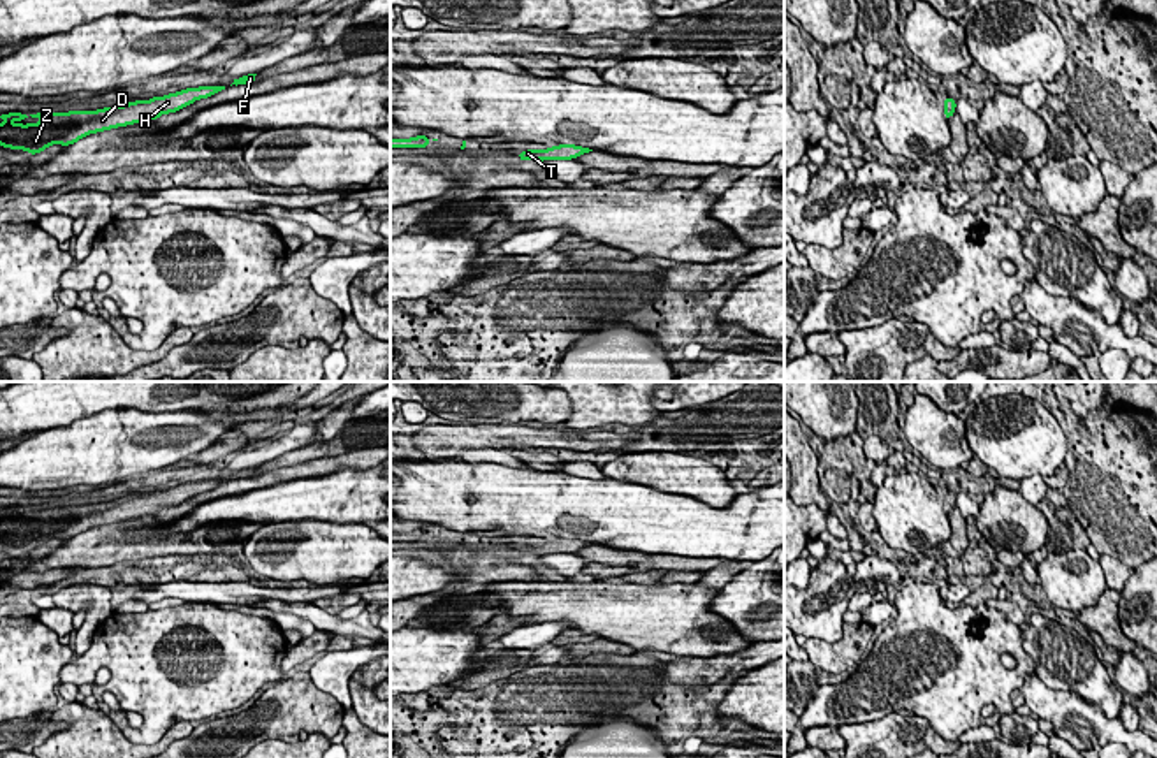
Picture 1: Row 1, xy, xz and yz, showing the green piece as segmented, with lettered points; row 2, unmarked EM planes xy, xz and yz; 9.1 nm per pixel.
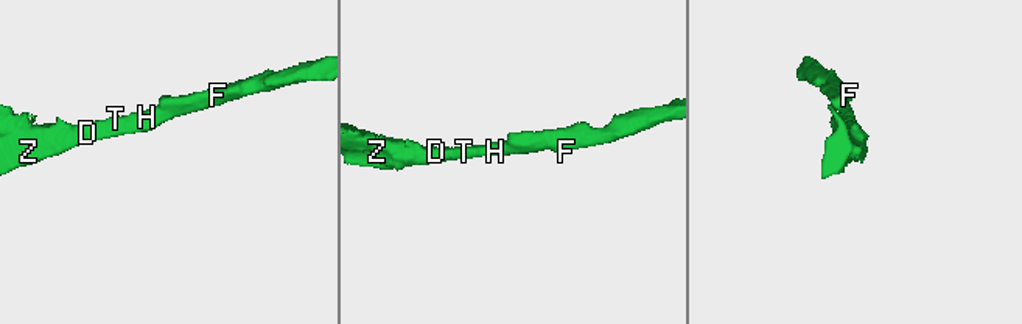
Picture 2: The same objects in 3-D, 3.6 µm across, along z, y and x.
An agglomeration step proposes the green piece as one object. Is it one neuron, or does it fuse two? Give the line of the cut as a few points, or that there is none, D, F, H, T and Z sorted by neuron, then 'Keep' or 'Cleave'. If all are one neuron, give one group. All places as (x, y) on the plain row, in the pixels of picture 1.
No split. Groups: D F H T Z. Keep

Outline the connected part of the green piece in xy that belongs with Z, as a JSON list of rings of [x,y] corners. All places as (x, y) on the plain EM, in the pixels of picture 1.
[[[225,480],[186,482],[149,494],[134,494],[123,499],[102,501],[97,505],[69,505],[69,507],[7,507],[0,512],[0,540],[11,543],[25,543],[37,549],[51,538],[70,540],[79,533],[142,515],[153,515],[162,508],[176,507],[195,494],[213,491]]]

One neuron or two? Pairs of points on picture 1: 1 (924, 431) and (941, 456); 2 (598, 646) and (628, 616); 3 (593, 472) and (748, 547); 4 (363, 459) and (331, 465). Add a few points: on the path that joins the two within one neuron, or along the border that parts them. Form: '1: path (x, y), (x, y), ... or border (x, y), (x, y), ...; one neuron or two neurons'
1: path (929, 437), (941, 451); one neuron
2: border (600, 637), (626, 642), (635, 651); two neurons
3: border (563, 472), (605, 479); two neurons
4: path (356, 459), (338, 461); one neuron

